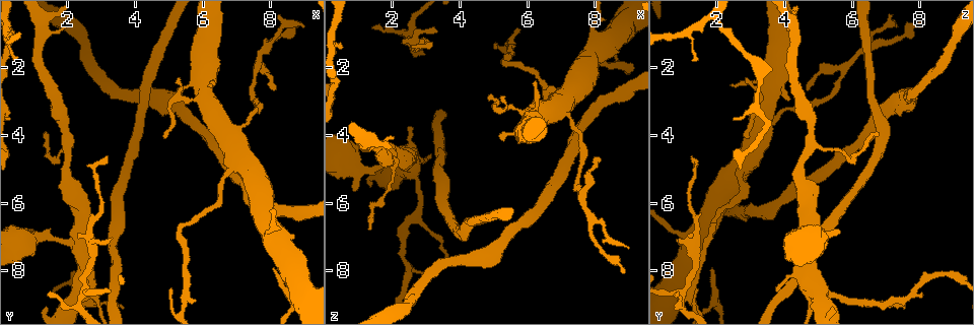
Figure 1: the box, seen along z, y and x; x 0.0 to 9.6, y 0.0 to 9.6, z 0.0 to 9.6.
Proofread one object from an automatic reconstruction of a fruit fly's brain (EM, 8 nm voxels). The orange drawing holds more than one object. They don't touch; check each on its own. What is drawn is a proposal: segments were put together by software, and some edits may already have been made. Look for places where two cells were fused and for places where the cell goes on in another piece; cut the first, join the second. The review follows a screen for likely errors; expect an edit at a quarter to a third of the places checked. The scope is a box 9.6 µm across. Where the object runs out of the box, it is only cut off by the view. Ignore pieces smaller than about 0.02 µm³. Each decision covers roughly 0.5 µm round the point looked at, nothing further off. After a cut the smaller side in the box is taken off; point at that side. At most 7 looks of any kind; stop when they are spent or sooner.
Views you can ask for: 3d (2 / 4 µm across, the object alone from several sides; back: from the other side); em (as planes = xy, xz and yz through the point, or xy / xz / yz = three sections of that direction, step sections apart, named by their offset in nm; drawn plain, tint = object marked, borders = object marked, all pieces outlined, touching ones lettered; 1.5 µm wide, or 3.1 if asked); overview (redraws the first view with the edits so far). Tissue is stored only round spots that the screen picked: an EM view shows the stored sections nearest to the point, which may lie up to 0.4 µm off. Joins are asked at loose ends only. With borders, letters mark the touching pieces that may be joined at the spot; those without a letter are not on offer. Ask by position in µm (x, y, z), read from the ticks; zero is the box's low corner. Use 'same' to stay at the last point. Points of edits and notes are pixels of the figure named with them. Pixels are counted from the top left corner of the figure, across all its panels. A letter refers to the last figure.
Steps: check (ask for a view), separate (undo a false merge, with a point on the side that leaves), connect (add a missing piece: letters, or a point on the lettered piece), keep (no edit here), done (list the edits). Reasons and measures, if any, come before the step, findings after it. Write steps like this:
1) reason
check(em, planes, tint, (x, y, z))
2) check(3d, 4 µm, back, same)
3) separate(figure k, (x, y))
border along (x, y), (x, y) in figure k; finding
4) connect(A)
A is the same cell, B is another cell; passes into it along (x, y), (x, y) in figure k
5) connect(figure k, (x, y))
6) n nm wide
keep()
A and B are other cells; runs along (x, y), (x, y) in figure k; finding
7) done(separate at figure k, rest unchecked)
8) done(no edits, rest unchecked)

thin end
check(3d, 4 µm, (5.80, 8.90, 0.90))

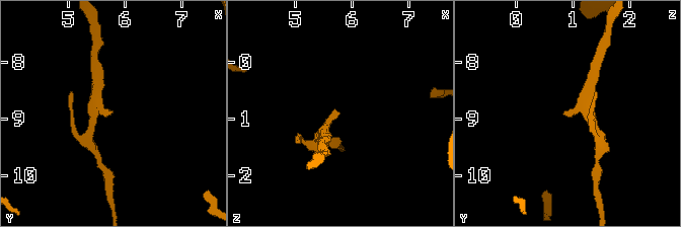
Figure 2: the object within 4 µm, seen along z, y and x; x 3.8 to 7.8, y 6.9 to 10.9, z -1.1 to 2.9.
arms of 200, 220 nm; now the EM
check(em, planes, borders, (5.75, 8.85, 0.85))

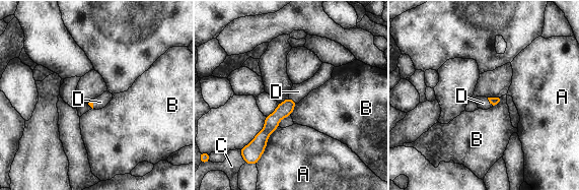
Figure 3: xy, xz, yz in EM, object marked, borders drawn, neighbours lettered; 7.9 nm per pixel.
connect(D)
D is the same cell, A, B and C are other cells; passes into it along (494, 101), (490, 102), (483, 103) in figure 3; it goes on there

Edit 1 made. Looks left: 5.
redraw
check(overview)

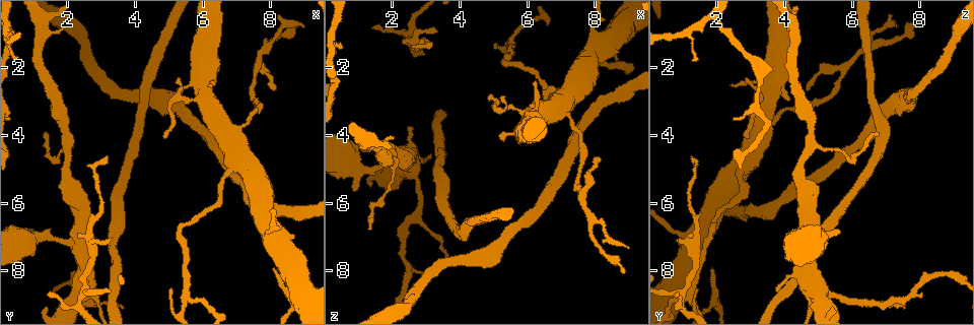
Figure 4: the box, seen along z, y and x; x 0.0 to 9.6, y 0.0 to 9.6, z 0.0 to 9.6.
calibre changes
check(3d, 4 µm, (6.90, 4.95, 2.80))

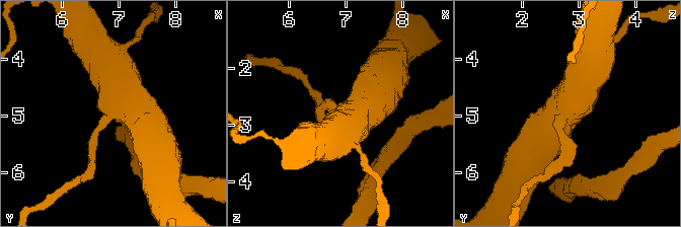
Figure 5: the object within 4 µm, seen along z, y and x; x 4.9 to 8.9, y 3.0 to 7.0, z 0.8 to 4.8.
check(em, xz, step 8, borders, (6.90, 4.95, 2.75))

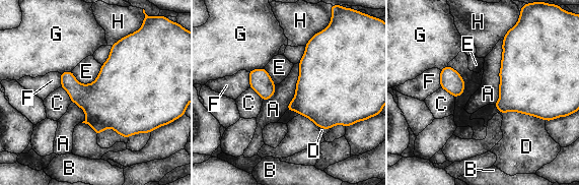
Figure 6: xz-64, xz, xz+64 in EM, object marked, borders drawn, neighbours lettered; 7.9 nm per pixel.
keep()
A, B, C, D, E, F, G and H are other cells; one cell here

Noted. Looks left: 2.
check(em, xz, step 8, borders, (3.00, 8.70, 8.15))

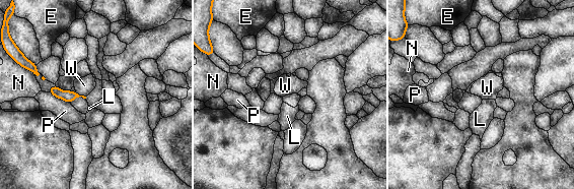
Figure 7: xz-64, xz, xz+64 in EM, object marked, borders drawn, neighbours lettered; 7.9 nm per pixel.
another direction
check(em, planes, borders, same)

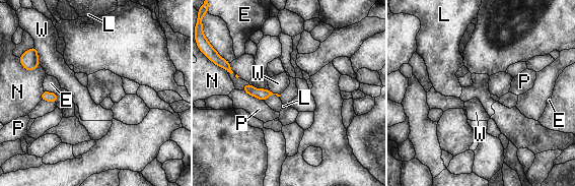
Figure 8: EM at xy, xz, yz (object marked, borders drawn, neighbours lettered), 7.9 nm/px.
keep()
E, L, N, P and W are other cells; border along (241, 90), (264, 102) in figure 8; no lettered piece goes on from it

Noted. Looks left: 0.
done(connect at figure 3, rest unchecked)

